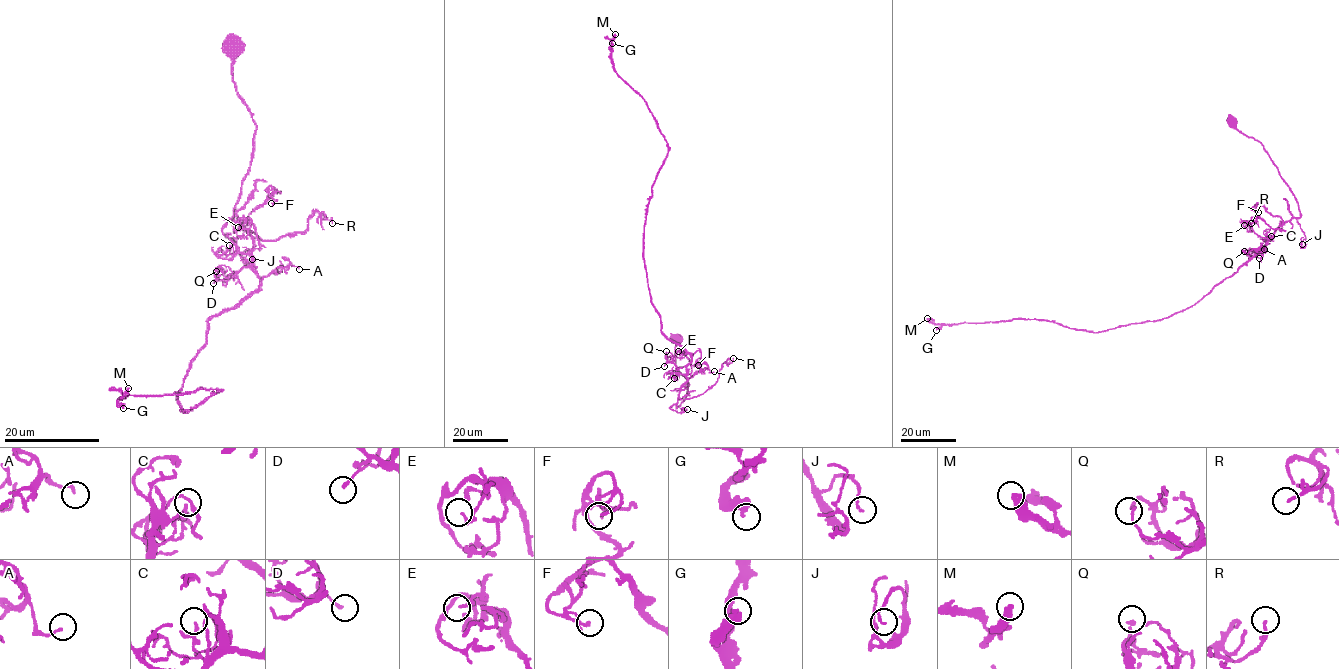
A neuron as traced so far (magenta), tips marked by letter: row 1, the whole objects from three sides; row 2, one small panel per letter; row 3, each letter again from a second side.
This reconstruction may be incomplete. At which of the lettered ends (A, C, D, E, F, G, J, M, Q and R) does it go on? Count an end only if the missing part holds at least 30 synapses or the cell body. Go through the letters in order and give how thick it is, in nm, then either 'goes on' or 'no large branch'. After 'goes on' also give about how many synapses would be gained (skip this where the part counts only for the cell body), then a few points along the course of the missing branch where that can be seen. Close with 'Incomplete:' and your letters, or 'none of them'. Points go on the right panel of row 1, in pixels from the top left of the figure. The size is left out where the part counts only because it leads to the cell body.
A: 130 nm thick; no large branch
C: 110 nm thick; no large branch
D: 150 nm thick; no large branch
E: 110 nm thick; no large branch
F: 130 nm thick; no large branch
G: 360 nm thick; no large branch
J: 100 nm thick; no large branch
M: 380 nm thick; goes on; about 500 synapses
Q: 140 nm thick; no large branch
R: 150 nm thick; no large branch
Incomplete: M

